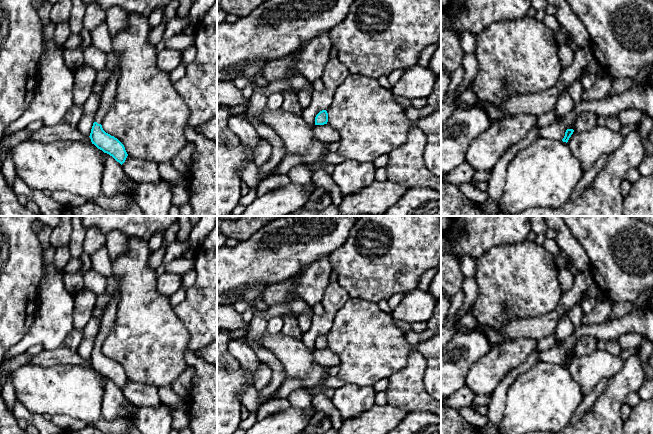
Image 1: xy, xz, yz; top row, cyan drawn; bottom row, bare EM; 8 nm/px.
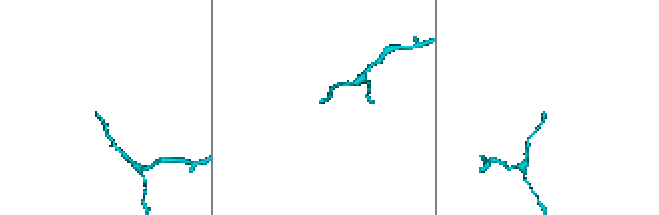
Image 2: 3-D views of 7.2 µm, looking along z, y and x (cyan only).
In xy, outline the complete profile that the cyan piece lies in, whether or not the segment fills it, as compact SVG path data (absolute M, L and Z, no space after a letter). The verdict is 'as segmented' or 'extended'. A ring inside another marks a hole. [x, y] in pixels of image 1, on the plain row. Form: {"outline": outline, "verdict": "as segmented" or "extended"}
{"outline": "M116 294L107 304L100 323L99 331L94 340L94 347L90 357L90 363L98 373L112 380L121 389L125 386L128 378L124 369L114 360L106 357L102 352L102 346L113 329L117 315L117 305L120 296Z", "verdict": "extended"}

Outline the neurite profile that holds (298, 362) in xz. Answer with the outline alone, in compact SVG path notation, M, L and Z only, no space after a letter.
M265 332L260 343L282 363L285 379L301 380L304 389L318 387L328 376L327 367L314 362L315 348L307 348L301 338L289 337L281 332L274 335Z

